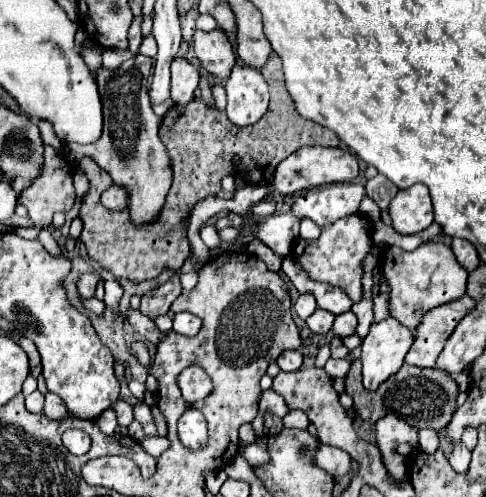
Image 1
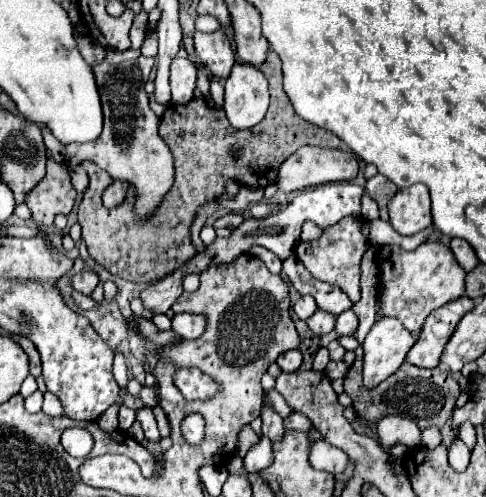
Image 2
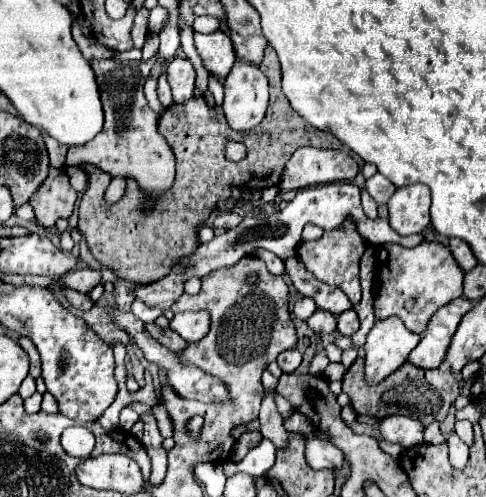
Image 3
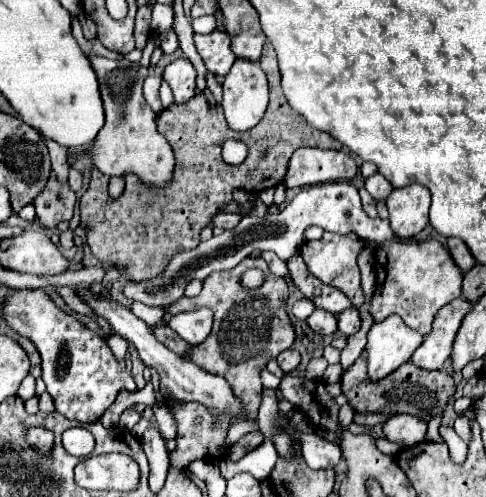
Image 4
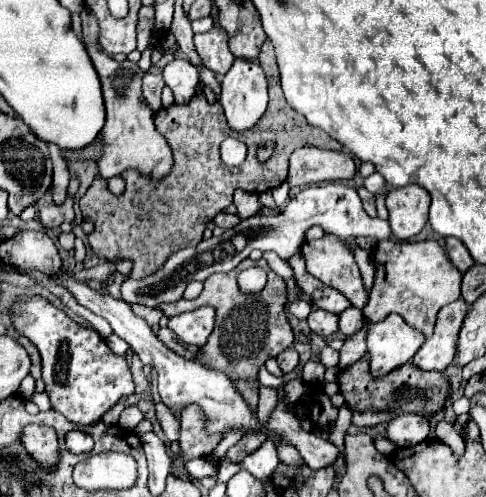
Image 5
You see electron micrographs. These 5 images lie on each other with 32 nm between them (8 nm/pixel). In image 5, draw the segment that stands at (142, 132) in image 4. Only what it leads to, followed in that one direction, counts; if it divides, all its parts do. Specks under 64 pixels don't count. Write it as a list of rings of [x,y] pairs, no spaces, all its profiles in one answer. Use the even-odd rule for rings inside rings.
[[[90,12],[82,14],[82,40],[86,44],[86,50],[94,62],[94,68],[102,82],[102,92],[106,100],[106,124],[102,128],[102,140],[104,140],[104,156],[100,158],[100,174],[104,180],[110,180],[114,176],[120,176],[124,170],[134,168],[140,170],[146,176],[152,178],[164,178],[172,170],[172,152],[168,148],[168,142],[154,126],[154,112],[146,104],[142,96],[142,76],[144,72],[134,62],[116,62],[108,54],[104,54],[98,46],[98,34],[100,26],[96,16]]]

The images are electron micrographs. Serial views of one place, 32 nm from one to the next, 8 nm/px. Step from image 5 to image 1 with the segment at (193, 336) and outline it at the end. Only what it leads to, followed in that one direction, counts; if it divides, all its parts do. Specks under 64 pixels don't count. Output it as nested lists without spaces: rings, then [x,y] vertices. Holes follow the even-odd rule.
[[[178,312],[174,314],[174,332],[182,334],[182,336],[196,336],[202,328],[202,320],[194,314],[188,312]]]

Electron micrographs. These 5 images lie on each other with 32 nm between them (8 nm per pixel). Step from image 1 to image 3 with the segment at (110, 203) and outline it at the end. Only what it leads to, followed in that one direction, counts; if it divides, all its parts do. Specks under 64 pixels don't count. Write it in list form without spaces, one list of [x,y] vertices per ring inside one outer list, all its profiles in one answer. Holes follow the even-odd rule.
[[[112,178],[108,190],[106,190],[106,204],[114,204],[122,198],[126,184],[122,184],[122,178]]]

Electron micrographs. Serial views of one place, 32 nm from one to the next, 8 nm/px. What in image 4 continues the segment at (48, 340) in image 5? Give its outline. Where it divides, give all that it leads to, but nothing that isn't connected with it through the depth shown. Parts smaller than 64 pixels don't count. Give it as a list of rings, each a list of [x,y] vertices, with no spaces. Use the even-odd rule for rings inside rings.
[[[20,290],[10,294],[4,316],[10,328],[36,344],[42,356],[42,380],[46,382],[46,392],[52,396],[56,412],[64,414],[68,420],[82,424],[98,422],[120,390],[136,390],[136,382],[128,372],[126,362],[114,358],[106,340],[60,310],[44,292]]]

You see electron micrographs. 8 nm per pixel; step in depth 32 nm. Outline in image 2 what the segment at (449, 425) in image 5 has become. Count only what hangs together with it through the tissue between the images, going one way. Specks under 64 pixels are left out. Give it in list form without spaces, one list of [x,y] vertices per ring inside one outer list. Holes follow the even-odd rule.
[[[452,438],[452,444],[450,444],[450,450],[448,450],[448,456],[450,456],[450,466],[458,472],[462,472],[466,466],[468,466],[468,460],[470,460],[470,450],[468,446],[458,440],[458,438]]]

